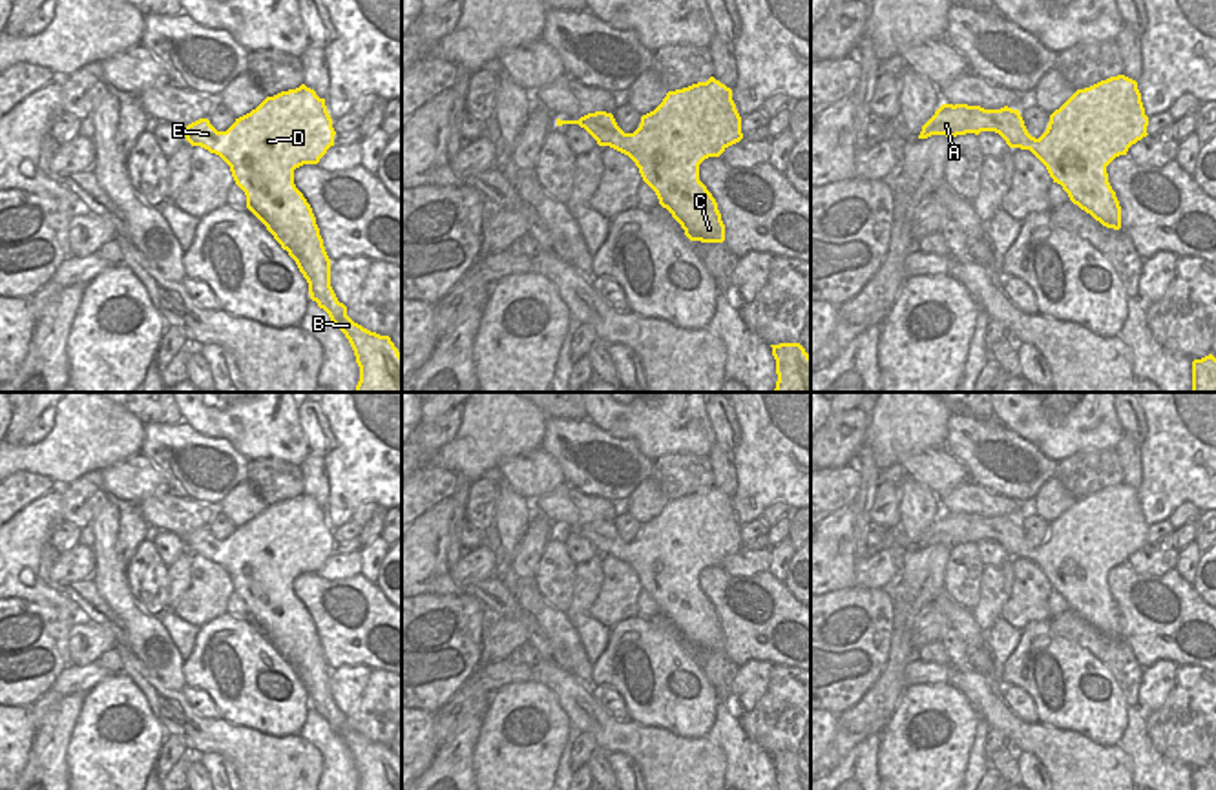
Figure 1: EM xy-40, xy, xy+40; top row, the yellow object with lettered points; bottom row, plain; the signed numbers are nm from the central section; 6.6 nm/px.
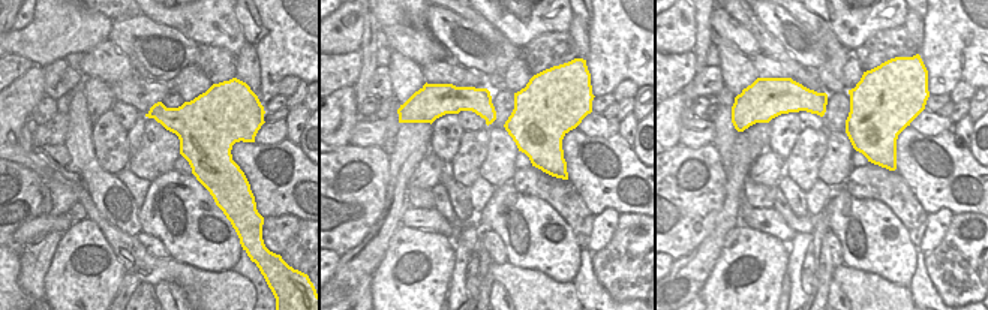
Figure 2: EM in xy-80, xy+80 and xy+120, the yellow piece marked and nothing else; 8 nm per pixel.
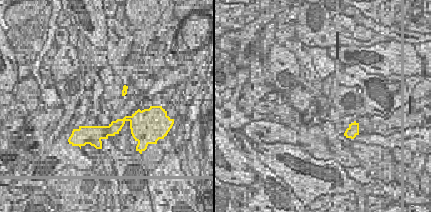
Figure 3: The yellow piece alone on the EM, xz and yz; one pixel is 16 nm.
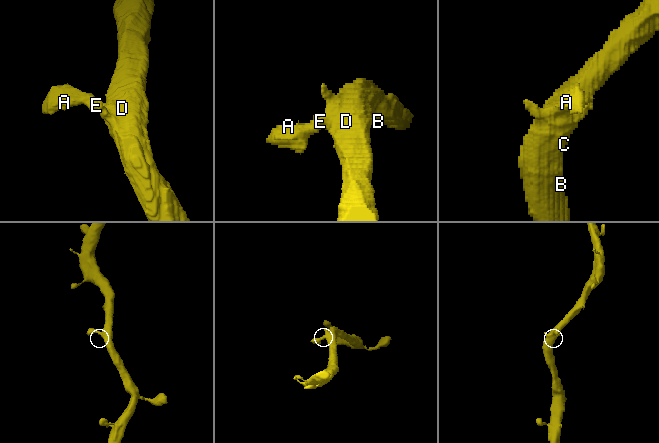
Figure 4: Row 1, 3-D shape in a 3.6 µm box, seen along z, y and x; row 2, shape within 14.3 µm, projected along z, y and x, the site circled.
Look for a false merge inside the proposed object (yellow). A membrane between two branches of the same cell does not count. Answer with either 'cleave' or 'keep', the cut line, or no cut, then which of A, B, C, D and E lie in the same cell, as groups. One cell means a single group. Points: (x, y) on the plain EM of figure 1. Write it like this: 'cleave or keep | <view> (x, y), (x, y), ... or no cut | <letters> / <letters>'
keep | no cut | A B C D E

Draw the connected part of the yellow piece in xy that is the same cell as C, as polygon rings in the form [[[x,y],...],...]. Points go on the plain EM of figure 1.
[[[710,485],[668,500],[634,542],[624,542],[606,520],[579,529],[557,527],[557,535],[562,533],[579,533],[599,555],[628,564],[690,650],[725,650],[725,633],[716,608],[699,589],[699,573],[743,547],[730,496]]]

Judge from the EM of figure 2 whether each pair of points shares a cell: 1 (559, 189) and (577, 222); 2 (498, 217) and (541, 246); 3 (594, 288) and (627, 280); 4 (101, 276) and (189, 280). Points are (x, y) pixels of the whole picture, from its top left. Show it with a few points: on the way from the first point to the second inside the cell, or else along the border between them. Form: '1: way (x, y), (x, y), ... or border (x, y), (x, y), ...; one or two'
1: way (562, 196), (576, 214); one
2: way (505, 202), (522, 210), (531, 229); one
3: border (591, 253), (591, 268), (609, 294); two
4: border (107, 241), (126, 271); two

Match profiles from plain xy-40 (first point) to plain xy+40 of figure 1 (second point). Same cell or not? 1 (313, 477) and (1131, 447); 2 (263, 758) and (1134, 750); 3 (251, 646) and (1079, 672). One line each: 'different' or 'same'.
1: same
2: different
3: same

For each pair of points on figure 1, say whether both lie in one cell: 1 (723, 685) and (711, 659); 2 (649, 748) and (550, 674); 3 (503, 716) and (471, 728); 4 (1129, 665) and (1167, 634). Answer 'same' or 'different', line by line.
1: same
2: same
3: different
4: different

